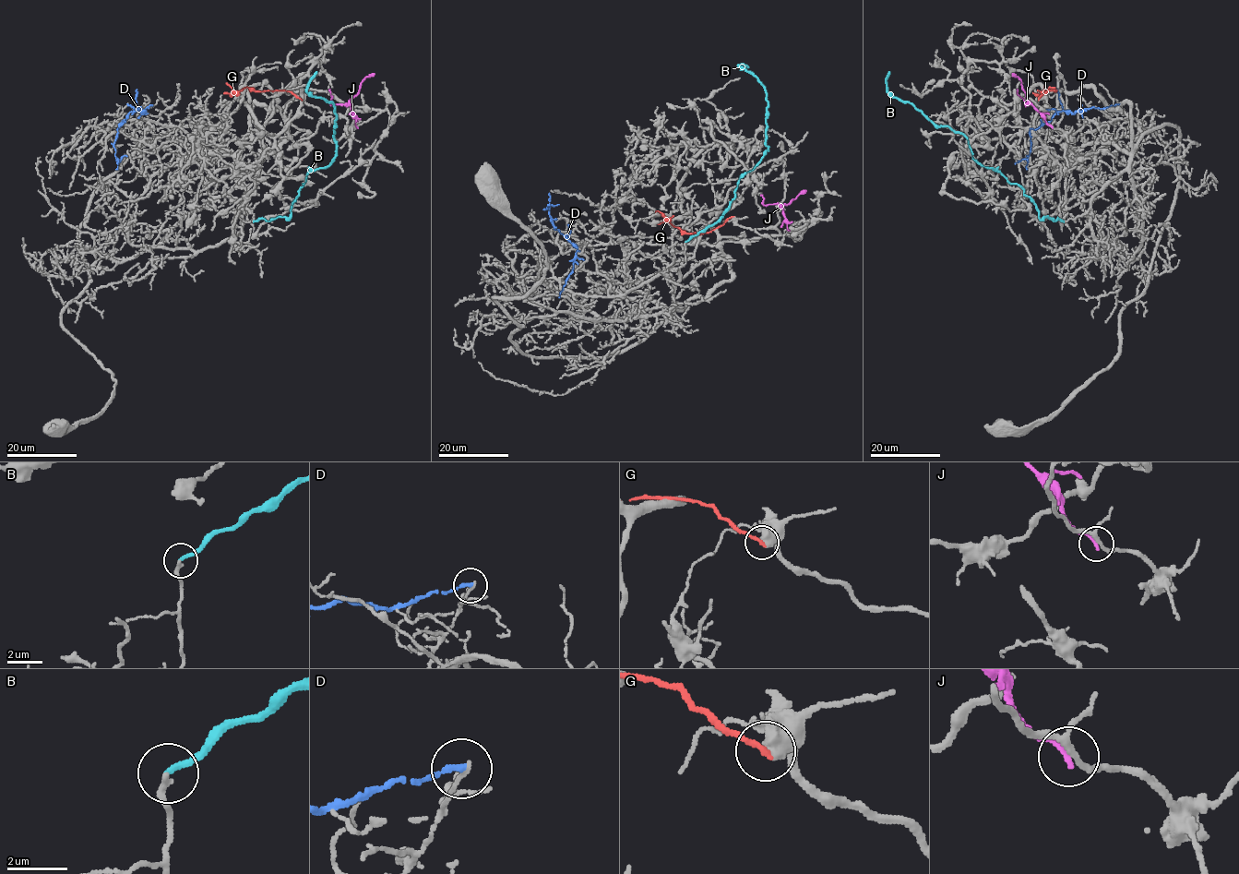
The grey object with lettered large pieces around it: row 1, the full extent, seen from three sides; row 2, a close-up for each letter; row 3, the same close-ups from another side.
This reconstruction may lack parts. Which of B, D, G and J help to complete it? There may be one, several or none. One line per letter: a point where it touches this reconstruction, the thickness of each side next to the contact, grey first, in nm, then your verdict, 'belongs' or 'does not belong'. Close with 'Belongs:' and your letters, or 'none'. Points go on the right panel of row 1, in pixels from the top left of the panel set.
B: meets grey at (1064, 221); 240 nm thick on the grey side, 240 nm on the other; does not belong
D: meets grey at (1118, 104); 130 nm thick on the grey side, 200 nm on the other; does not belong
G: meets grey at (1038, 99); 550 nm thick on the grey side, 190 nm on the other; does not belong
J: meets grey at (1052, 127); 180 nm thick on the grey side, 200 nm on the other; does not belong
Belongs: none

